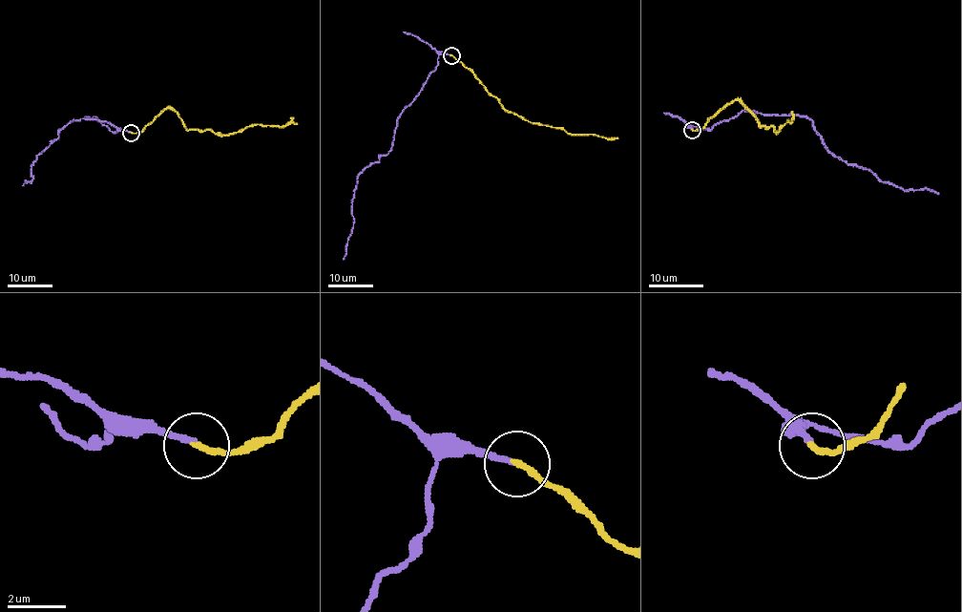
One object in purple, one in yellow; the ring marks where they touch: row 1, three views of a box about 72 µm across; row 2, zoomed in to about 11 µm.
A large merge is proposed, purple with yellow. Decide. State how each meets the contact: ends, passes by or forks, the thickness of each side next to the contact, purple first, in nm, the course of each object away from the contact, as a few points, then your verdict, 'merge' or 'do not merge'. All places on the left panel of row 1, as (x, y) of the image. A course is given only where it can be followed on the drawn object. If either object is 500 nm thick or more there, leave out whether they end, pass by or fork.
purple ends | yellow ends | 190/240 nm | purple via (130, 132), (115, 132), (94, 116), (70, 120), (57, 137), (37, 156), (31, 165), (33, 178), (22, 185) | yellow via (130, 132), (139, 133), (170, 108), (188, 130), (216, 133), (241, 132), (261, 124), (297, 124) | merge

